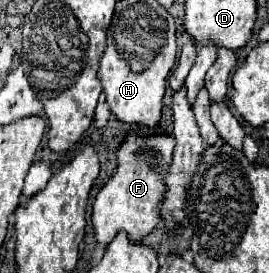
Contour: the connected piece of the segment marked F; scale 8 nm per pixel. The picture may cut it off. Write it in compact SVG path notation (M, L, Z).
M128 135L126 141L118 149L118 171L112 179L100 189L94 205L92 205L92 227L96 243L106 247L120 231L124 231L130 243L142 241L152 229L160 223L158 205L164 197L162 179L172 159L174 137L168 135L154 135L154 137L140 137Z

